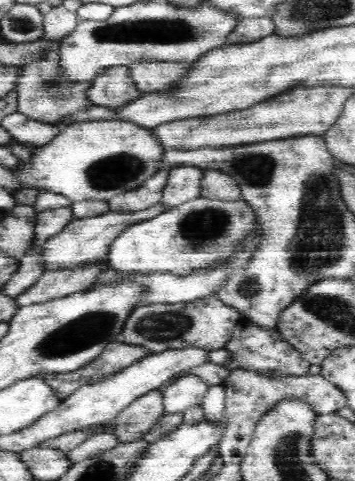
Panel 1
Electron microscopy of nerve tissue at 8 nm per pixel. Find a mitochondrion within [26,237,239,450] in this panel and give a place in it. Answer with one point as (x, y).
(160, 326)

